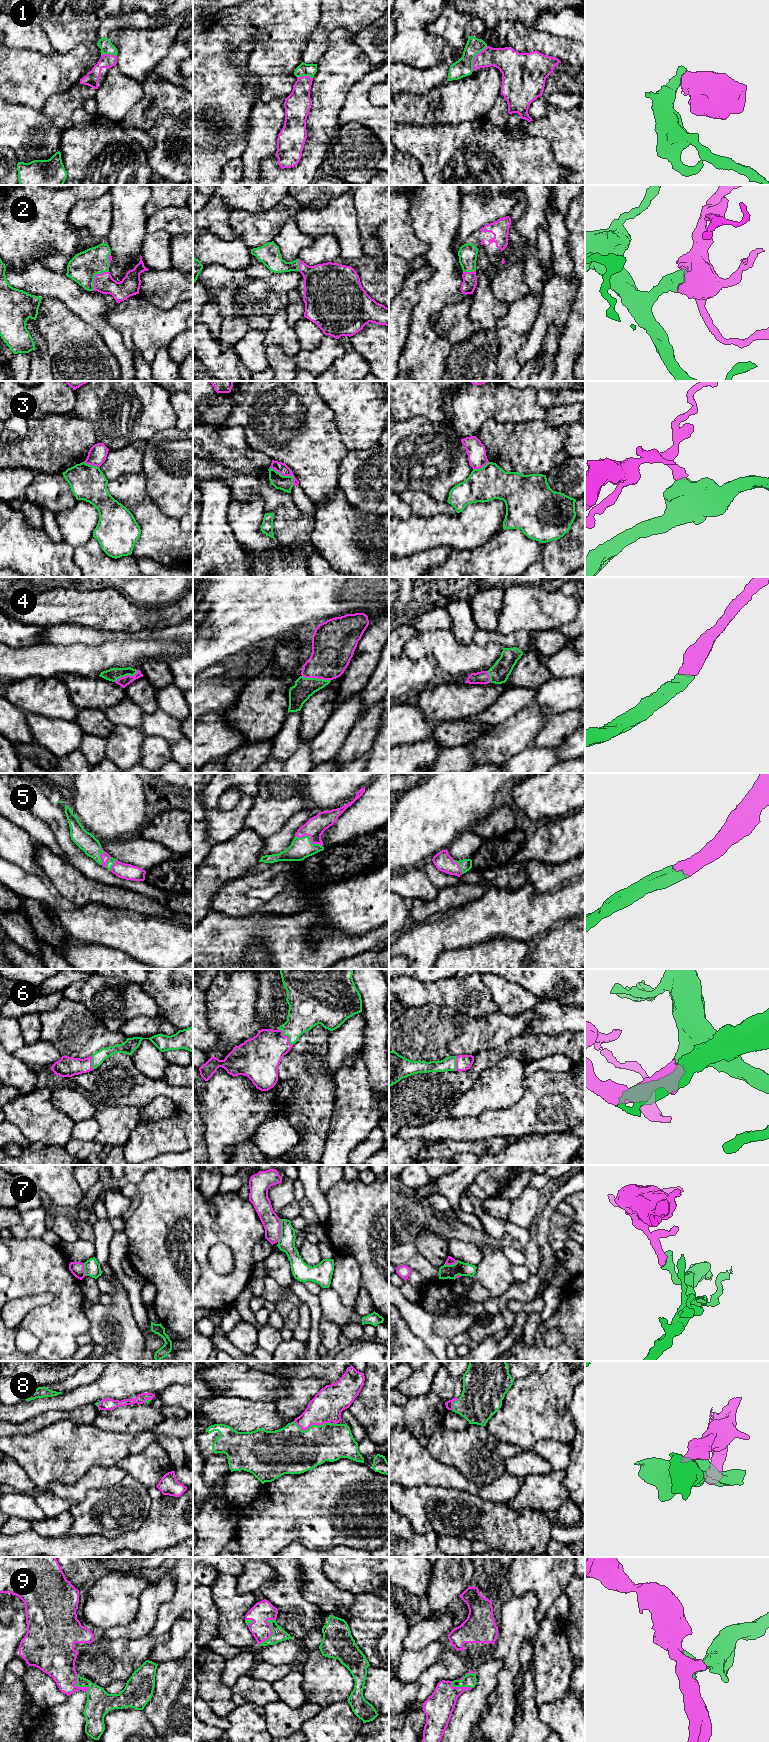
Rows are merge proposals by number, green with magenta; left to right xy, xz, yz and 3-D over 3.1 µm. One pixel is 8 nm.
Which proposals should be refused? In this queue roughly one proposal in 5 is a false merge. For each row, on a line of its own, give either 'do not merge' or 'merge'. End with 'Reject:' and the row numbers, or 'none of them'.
1: do not merge
2: merge
3: do not merge
4: merge
5: merge
6: merge
7: do not merge
8: merge
9: merge
Reject: 1, 3, 7

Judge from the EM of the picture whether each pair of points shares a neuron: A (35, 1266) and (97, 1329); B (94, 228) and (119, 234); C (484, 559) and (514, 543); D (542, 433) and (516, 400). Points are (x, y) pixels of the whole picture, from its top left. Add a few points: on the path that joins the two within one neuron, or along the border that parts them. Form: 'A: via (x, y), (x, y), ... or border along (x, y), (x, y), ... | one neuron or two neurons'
A: border along (83, 1310), (90, 1325), (88, 1332) | two neurons
B: border along (112, 208), (111, 227), (106, 237) | two neurons
C: via (491, 559), (498, 559), (507, 550) | one neuron
D: border along (544, 419), (533, 419), (517, 424), (509, 424) | two neurons

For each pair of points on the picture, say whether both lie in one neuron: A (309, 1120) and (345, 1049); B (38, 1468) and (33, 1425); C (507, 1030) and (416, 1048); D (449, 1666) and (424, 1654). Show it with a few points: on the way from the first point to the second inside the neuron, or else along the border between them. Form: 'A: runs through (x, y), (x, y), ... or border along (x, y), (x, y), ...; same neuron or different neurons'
A: border along (327, 1052), (327, 1070), (333, 1077); different neurons
B: border along (54, 1421), (34, 1432), (11, 1436); different neurons
C: runs through (484, 1034), (439, 1034); same neuron
D: border along (442, 1649), (439, 1657), (419, 1676); different neurons

